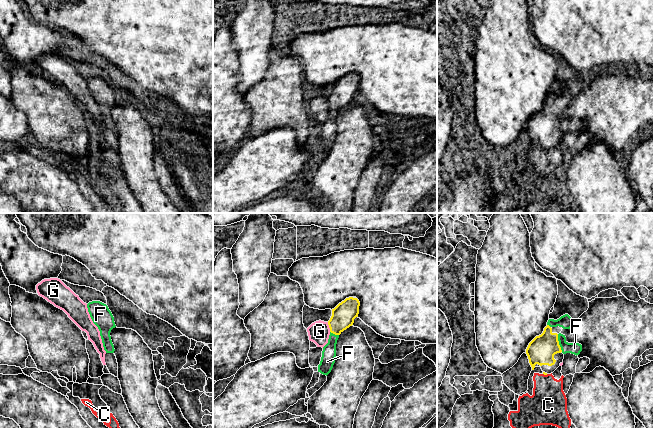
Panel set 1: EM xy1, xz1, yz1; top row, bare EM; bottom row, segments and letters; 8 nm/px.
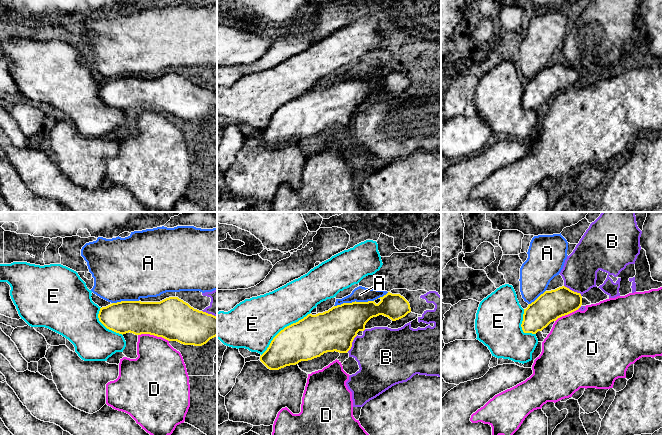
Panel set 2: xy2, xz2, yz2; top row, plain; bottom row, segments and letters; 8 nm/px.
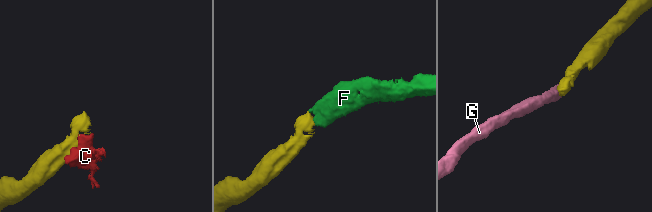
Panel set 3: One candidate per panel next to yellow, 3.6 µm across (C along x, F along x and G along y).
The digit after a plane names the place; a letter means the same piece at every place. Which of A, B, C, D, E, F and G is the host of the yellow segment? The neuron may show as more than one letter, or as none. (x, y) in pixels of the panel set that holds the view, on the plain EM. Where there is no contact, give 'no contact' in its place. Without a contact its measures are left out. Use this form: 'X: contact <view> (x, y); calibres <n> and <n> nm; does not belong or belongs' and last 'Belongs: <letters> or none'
A: contact xz2 (361, 78); calibres 300 and 130 nm; does not belong
B: contact yz2 (573, 67); calibres 240 and 280 nm; does not belong
C: contact yz1 (545, 150); calibres 20 and 300 nm; does not belong
D: contact xy2 (153, 110); calibres 340 and 360 nm; does not belong
E: contact xz2 (283, 105); calibres 320 and 400 nm; does not belong
F: contact yz1 (558, 119); calibres 220 and 100 nm; belongs
G: contact xz1 (329, 103); calibres 190 and 170 nm; does not belong
Belongs: F

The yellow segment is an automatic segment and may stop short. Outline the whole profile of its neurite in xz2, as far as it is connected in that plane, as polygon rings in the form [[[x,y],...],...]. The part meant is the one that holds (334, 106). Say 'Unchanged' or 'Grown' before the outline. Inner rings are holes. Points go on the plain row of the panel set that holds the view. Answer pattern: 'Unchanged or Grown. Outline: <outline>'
Unchanged. Outline: [[[388,68],[383,73],[378,74],[381,77],[376,80],[374,77],[368,78],[352,78],[337,81],[316,91],[308,90],[303,95],[293,99],[281,106],[271,117],[267,126],[260,132],[260,137],[270,146],[279,146],[286,142],[296,141],[301,137],[308,137],[320,133],[327,128],[347,129],[351,123],[354,114],[359,107],[365,106],[366,99],[373,93],[383,91],[392,97],[399,96],[411,88],[409,78],[400,70],[392,70]]]

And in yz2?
Unchanged. Outline: [[[565,62],[545,67],[524,85],[522,106],[536,110],[558,94],[578,86],[581,81],[581,70]]]

